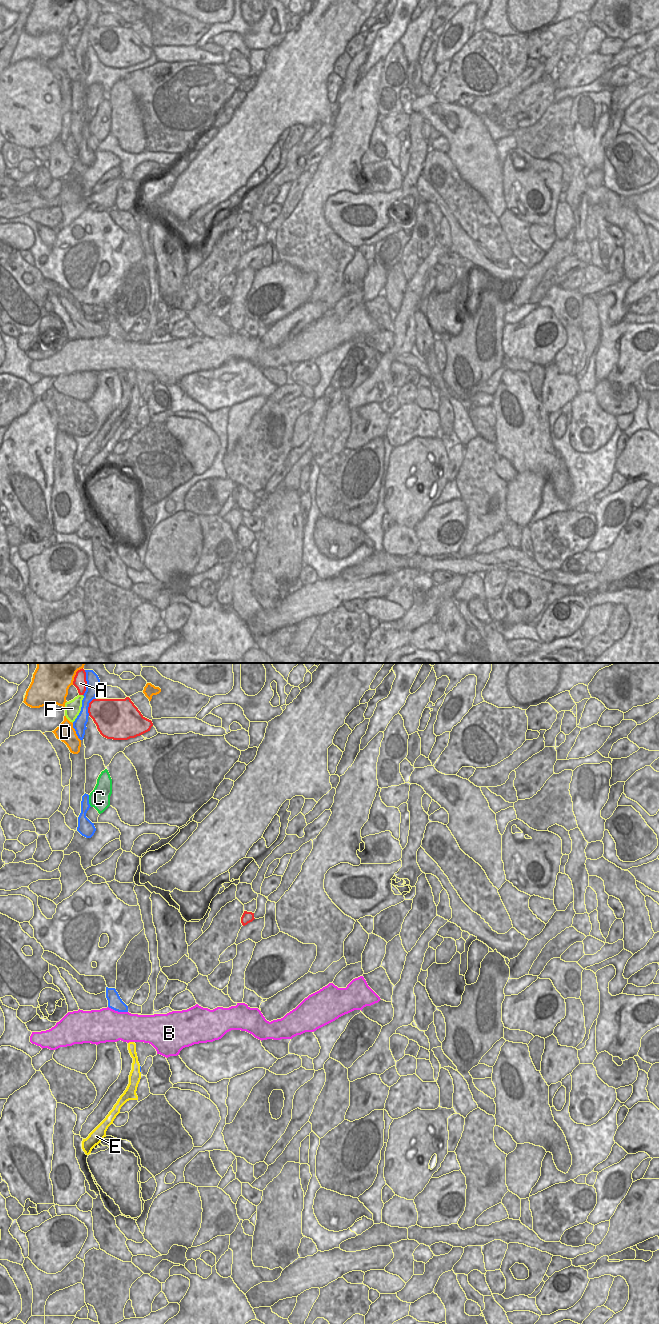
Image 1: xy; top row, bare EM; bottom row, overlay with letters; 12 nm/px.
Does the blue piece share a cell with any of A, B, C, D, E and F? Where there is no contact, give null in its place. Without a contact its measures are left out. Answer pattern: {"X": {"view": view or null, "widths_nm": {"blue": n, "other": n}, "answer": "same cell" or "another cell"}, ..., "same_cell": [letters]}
{"A": {"view": "xy", "widths_nm": {"blue": 170, "other": 150}, "answer": "another cell"}, "B": {"view": "xy", "widths_nm": {"blue": 170, "other": 400}, "answer": "another cell"}, "C": {"view": "xy", "widths_nm": {"blue": 140, "other": 260}, "answer": "another cell"}, "D": {"view": "xy", "widths_nm": {"blue": 150, "other": 220}, "answer": "another cell"}, "E": {"view": "xy", "widths_nm": {"blue": 20, "other": 140}, "answer": "same cell"}, "F": {"view": "xy", "widths_nm": {"blue": 150, "other": 190}, "answer": "another cell"}, "same_cell": ["E"]}

